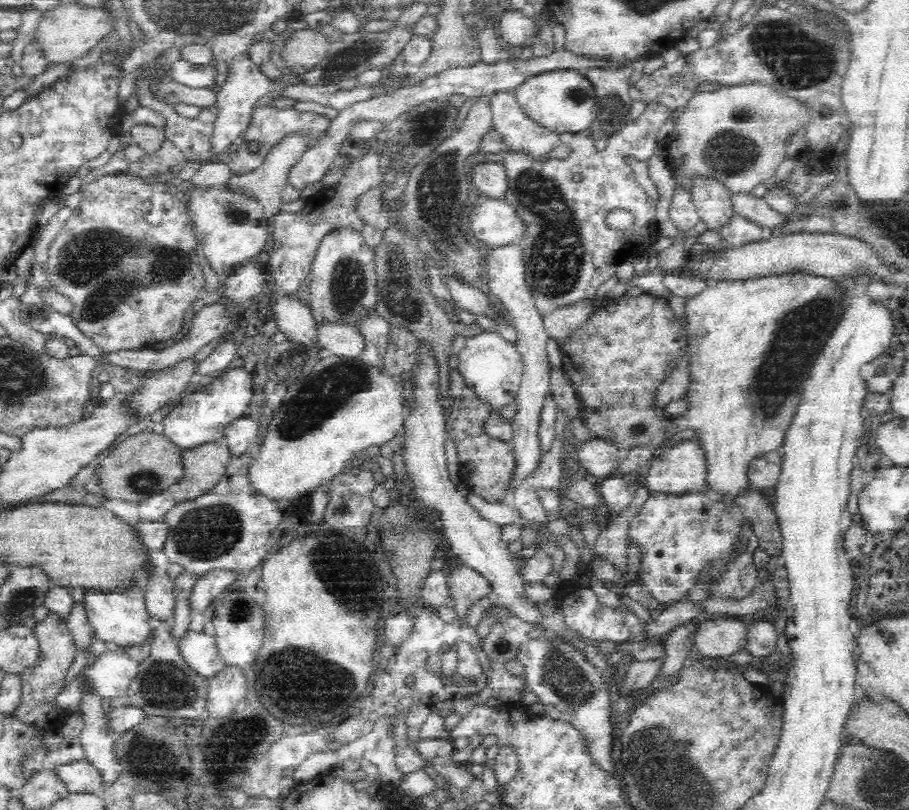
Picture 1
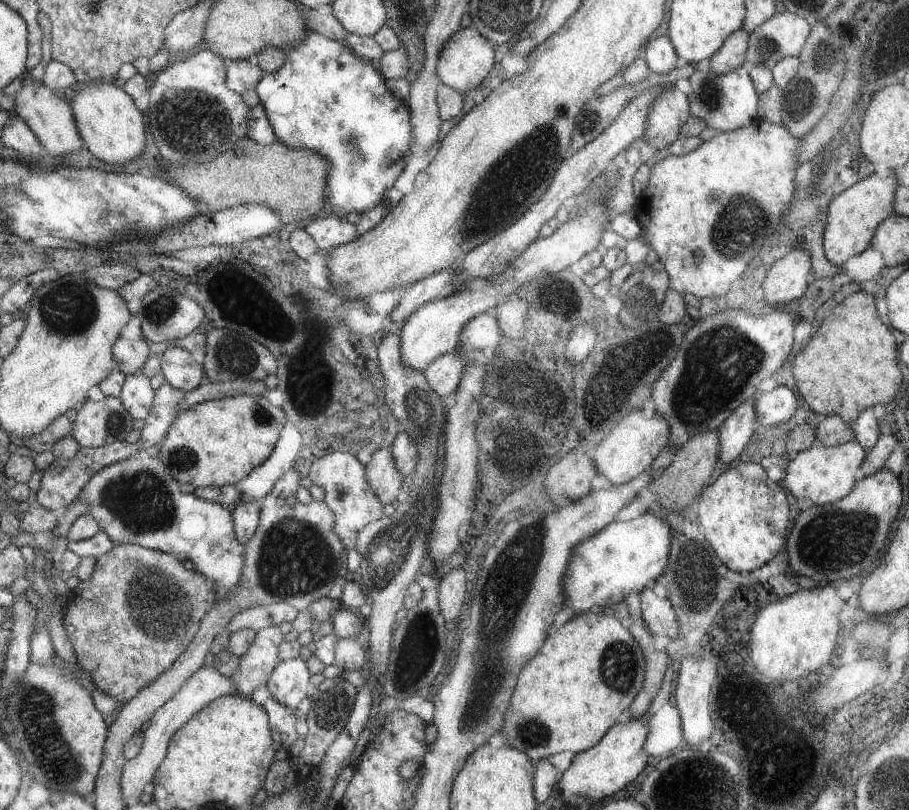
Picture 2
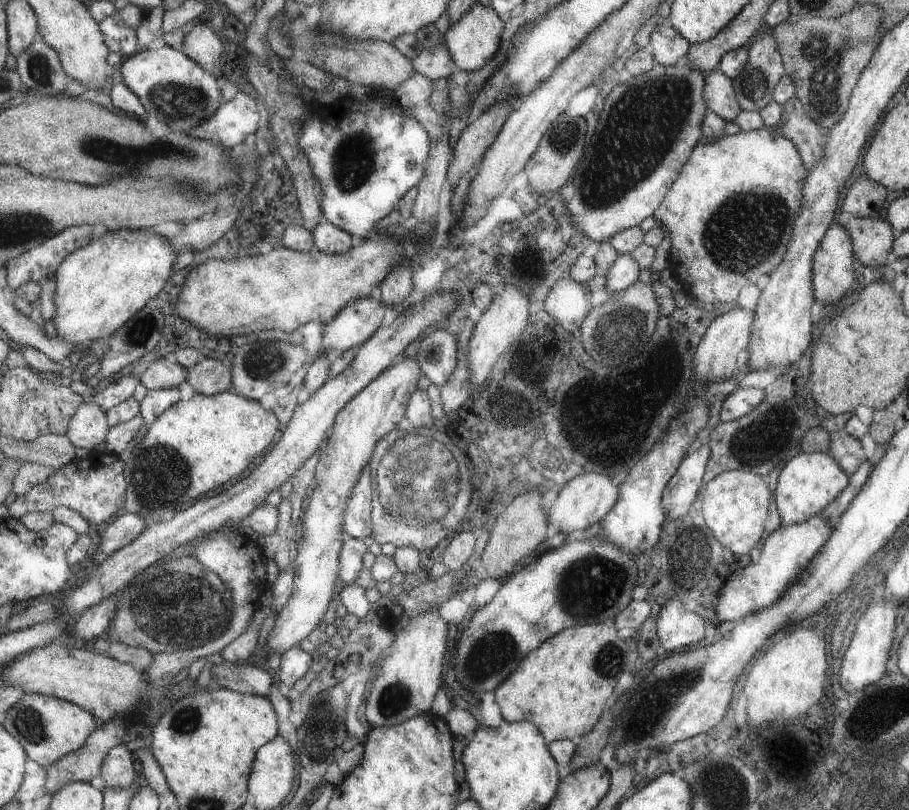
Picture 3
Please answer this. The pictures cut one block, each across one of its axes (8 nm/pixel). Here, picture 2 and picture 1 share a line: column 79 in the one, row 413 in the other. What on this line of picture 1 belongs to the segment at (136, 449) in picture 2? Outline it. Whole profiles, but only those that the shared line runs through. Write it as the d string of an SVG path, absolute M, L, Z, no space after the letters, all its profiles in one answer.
M452 370L452 396L455 396L454 408L447 418L447 438L456 444L462 482L466 483L474 494L478 494L489 503L502 503L506 488L516 466L511 442L492 438L487 434L486 422L497 413L488 403L482 403L475 390L464 380L457 370Z

